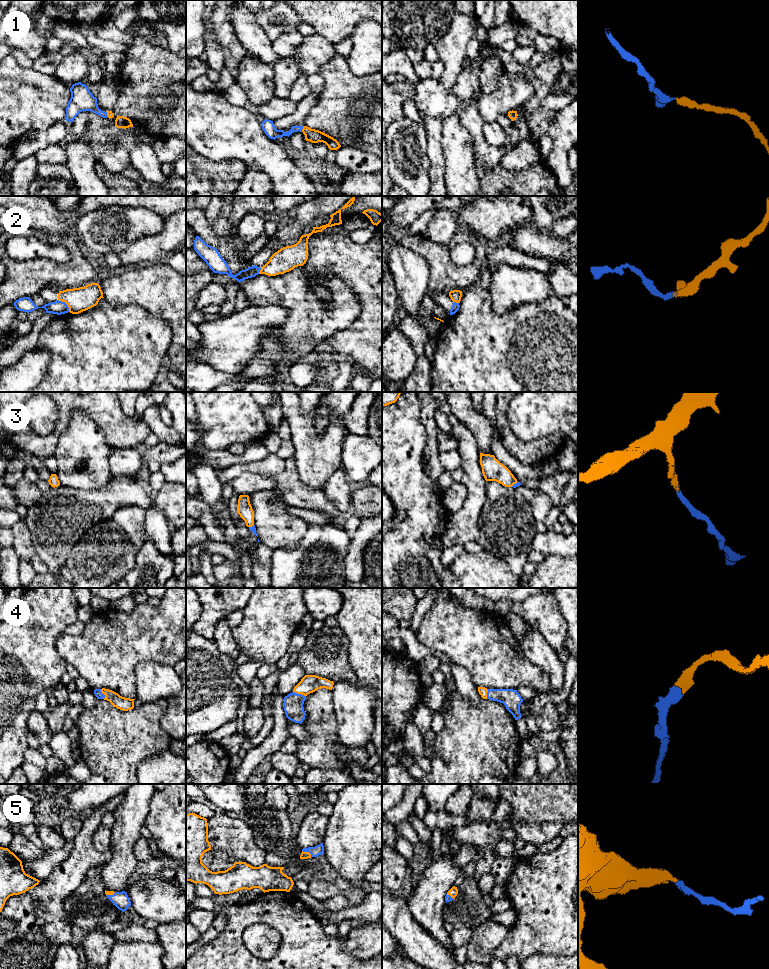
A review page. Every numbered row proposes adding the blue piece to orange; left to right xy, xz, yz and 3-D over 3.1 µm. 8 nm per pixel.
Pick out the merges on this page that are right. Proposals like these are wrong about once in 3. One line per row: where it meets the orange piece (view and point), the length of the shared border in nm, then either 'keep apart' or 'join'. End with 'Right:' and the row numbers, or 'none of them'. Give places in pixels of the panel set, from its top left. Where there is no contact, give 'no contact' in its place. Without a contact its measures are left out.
1: meets orange in xz at (302, 129); contact 50 nm long; join
2: meets orange in xy at (66, 303); contact 140 nm long; keep apart
3: meets orange in yz at (514, 483); contact 70 nm long; join
4: meets orange in xz at (299, 693); contact 110 nm long; join
5: meets orange in xz at (307, 852); contact 90 nm long; join
Right: 1, 3, 4, 5

